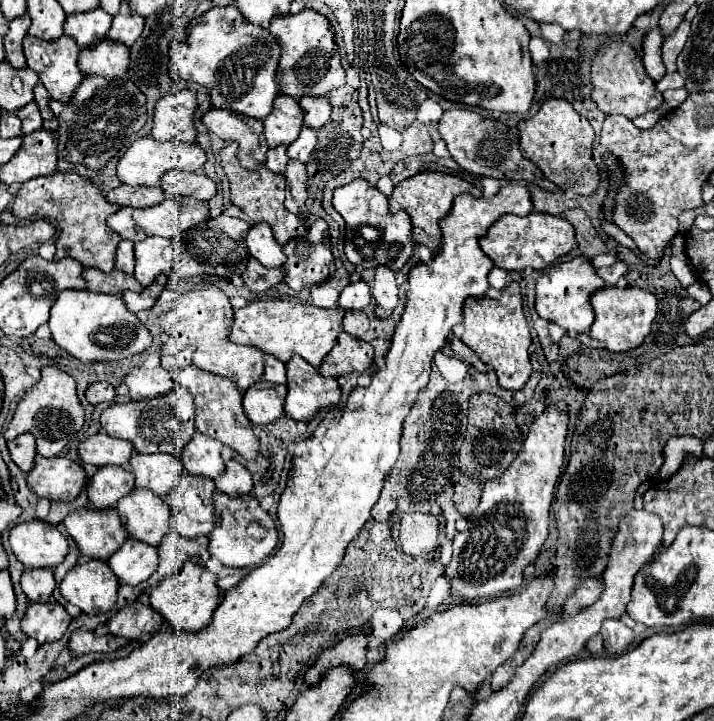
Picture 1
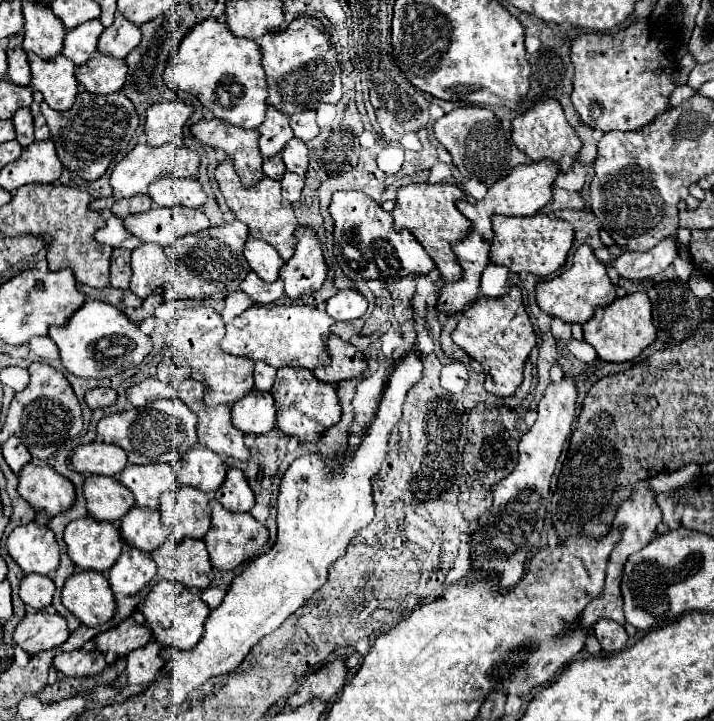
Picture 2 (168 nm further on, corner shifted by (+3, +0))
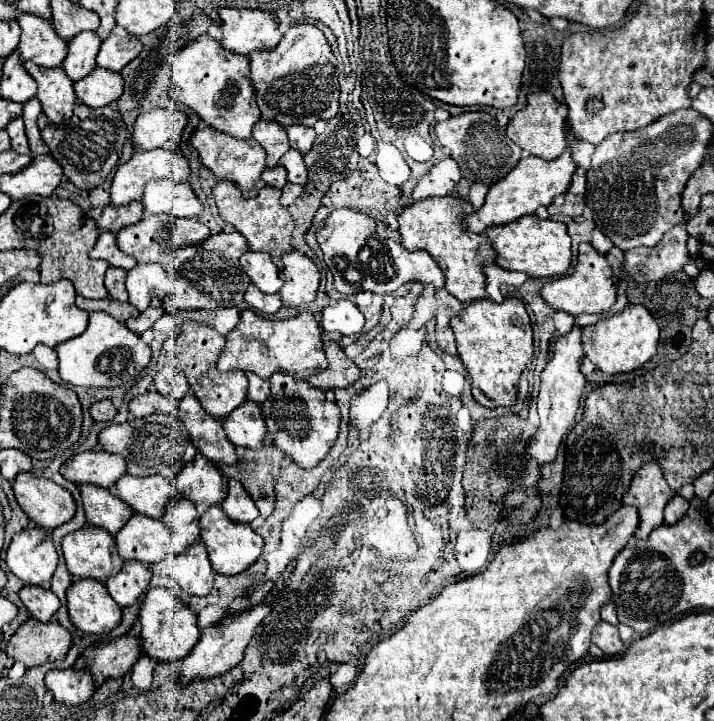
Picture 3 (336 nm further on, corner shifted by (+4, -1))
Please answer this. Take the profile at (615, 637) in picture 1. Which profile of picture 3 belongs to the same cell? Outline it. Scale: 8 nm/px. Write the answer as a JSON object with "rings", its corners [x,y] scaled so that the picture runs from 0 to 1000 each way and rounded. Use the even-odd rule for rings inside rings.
{"rings":[[[840,863],[832,874],[829,874],[829,890],[849,907],[849,910],[860,910],[868,907],[874,902],[874,893],[868,888],[866,871],[852,865],[852,863]]]}

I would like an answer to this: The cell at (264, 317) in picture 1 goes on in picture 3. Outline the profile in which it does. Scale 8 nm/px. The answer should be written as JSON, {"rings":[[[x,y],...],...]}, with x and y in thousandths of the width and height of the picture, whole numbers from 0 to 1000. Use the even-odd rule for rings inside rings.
{"rings":[[[339,430],[333,452],[317,463],[317,480],[308,488],[303,510],[308,516],[356,516],[370,527],[375,527],[384,516],[403,516],[412,524],[429,527],[431,521],[445,519],[457,510],[448,449],[431,430],[403,444],[373,444],[356,430]]]}

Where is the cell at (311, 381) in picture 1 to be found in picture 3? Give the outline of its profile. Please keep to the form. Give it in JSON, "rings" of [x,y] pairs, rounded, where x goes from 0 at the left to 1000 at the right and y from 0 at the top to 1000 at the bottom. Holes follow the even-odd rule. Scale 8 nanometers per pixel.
{"rings":[[[381,519],[378,538],[381,555],[367,560],[367,571],[381,613],[417,646],[443,646],[462,627],[473,605],[476,569],[471,558],[457,555],[454,541],[434,535],[429,527],[415,527],[406,519]]]}

